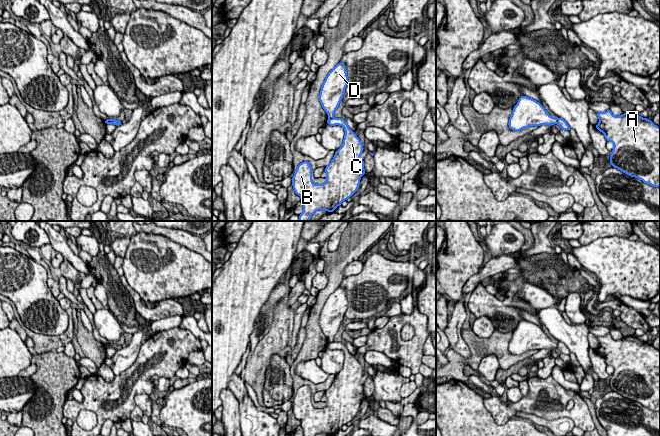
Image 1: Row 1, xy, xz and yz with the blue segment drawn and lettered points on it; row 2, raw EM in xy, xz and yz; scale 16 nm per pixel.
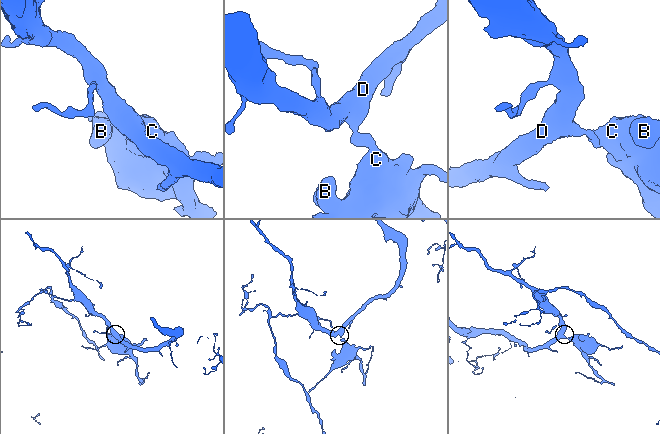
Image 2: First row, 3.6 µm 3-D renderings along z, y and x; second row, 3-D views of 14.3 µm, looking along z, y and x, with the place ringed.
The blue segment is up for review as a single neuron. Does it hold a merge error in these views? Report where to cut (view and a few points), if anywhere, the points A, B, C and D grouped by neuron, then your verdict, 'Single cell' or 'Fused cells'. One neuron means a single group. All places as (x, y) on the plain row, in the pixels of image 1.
Split along yz (556, 342), (557, 347). Groups: A B C / D. Fused cells

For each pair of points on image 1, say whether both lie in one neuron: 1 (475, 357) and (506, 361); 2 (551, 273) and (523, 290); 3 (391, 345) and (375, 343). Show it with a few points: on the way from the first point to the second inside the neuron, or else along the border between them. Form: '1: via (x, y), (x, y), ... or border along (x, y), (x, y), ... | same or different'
1: via (483, 350), (495, 350), (498, 353) | same
2: border along (525, 281), (544, 287), (554, 295) | different
3: via (387, 343), (379, 343) | same

